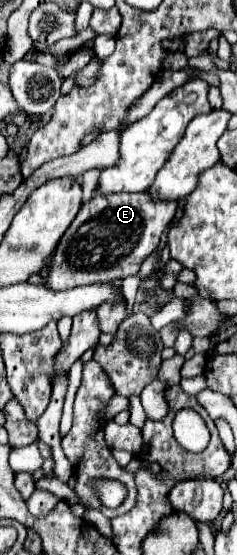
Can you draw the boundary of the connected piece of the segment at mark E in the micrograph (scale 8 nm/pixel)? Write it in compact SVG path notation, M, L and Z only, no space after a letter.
M117 192L117 194L93 194L93 198L81 206L75 222L63 234L53 258L51 270L47 278L47 286L51 290L67 290L85 284L101 284L115 278L135 276L141 270L143 260L159 246L161 234L169 228L171 220L177 214L177 200L153 198L147 192Z

